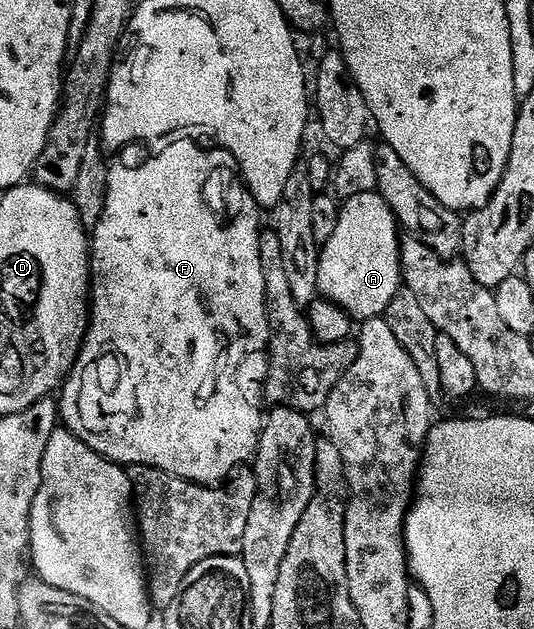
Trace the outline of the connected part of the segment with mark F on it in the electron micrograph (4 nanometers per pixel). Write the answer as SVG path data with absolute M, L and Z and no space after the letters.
M199 144L195 149L183 149L181 153L181 177L179 185L127 185L129 173L125 171L125 161L116 163L112 160L109 165L109 183L105 211L101 219L93 227L89 252L91 255L91 287L89 290L89 324L87 333L83 336L83 346L79 358L67 380L61 386L57 397L59 416L62 428L70 431L81 443L85 443L105 459L114 461L124 467L144 465L165 471L169 475L177 475L194 485L218 486L226 482L236 471L244 468L254 458L259 449L259 437L263 434L265 420L265 398L263 385L267 381L267 359L271 347L271 328L267 318L267 292L265 291L265 275L261 267L261 251L259 234L261 226L261 210L255 200L244 202L244 217L241 217L229 231L231 235L219 233L215 235L215 221L207 213L201 203L199 187L203 179L211 175L211 169L221 163L231 163L233 154L222 147L207 149Z

